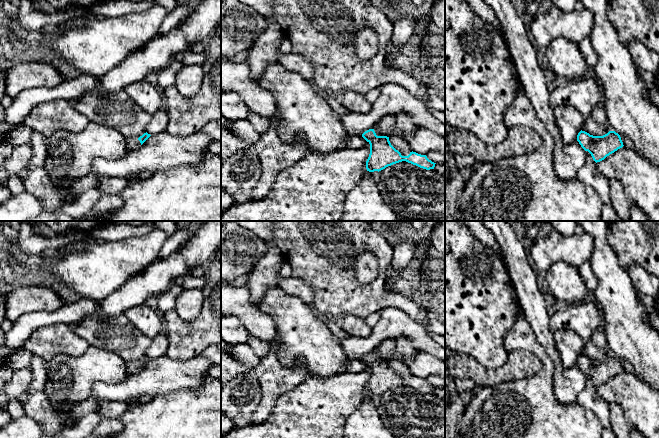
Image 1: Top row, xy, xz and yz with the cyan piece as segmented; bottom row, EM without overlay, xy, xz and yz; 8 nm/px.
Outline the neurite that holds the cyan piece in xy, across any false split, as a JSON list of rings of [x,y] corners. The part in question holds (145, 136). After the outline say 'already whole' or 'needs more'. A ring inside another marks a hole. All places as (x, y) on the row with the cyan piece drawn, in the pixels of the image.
[[[147,132],[139,138],[126,139],[128,151],[139,148],[151,135]]] | needs more

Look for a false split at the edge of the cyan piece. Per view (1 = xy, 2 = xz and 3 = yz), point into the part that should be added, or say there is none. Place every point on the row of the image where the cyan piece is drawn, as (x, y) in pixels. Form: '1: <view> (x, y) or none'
1: xy (132, 143)
2: none
3: none

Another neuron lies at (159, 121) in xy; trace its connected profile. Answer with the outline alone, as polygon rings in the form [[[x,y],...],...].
[[[165,108],[158,110],[146,127],[146,132],[150,135],[155,135],[166,130],[169,122],[169,115]]]

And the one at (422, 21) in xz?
[[[430,11],[425,12],[422,16],[416,17],[416,32],[412,42],[418,47],[419,41],[422,39],[426,26],[430,20]]]

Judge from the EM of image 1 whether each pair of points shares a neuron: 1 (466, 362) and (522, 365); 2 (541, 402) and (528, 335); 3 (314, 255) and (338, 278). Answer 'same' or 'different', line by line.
1: same
2: same
3: same

